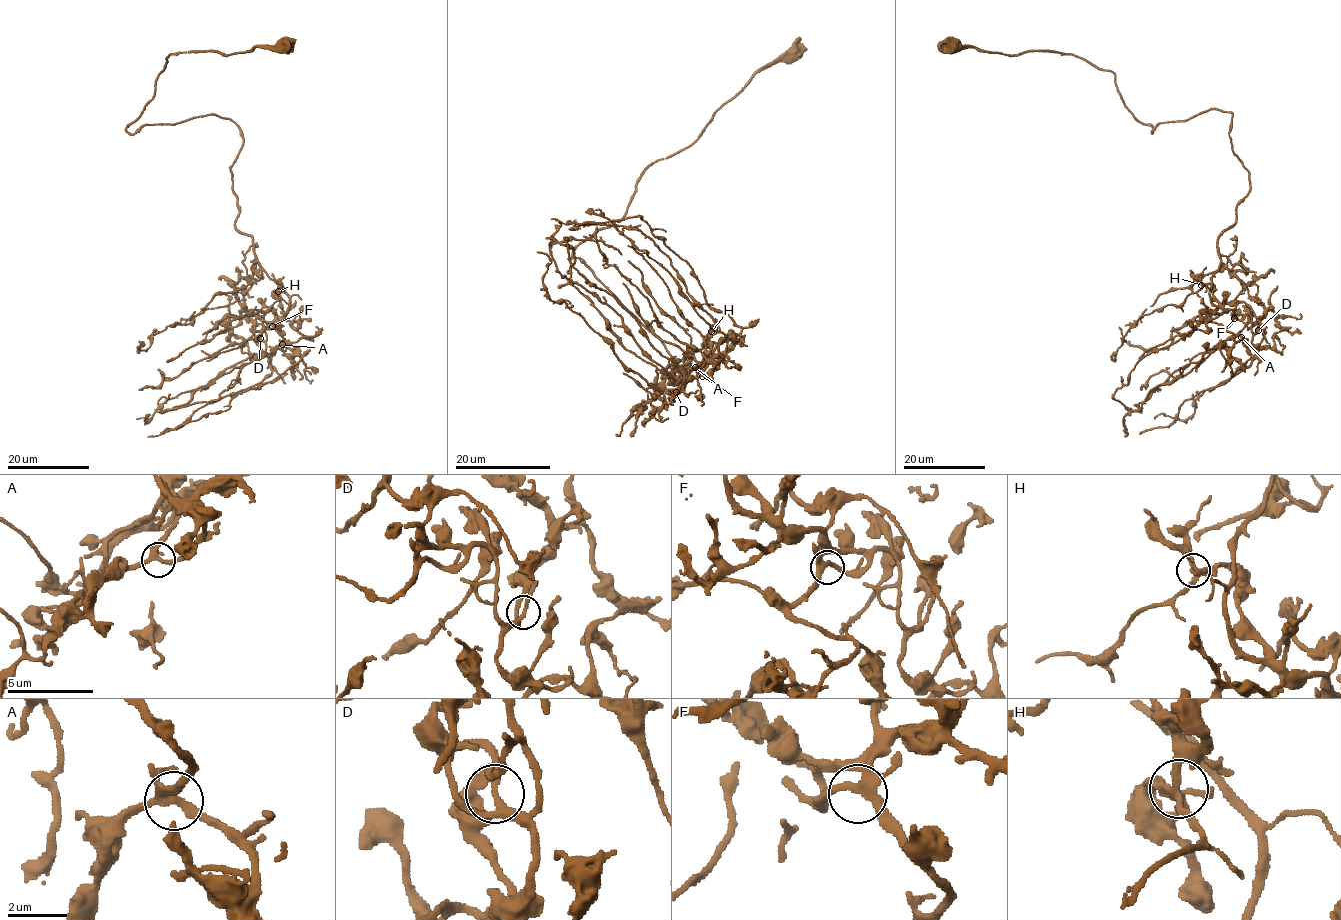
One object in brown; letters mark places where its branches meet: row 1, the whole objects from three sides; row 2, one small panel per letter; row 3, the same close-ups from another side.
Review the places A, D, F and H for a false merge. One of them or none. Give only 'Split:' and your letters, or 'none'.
Split: none

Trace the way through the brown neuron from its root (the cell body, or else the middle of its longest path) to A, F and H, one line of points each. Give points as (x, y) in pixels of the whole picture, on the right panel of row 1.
A: (953, 45), (1085, 59), (1151, 132), (1231, 112), (1249, 193), (1218, 238), (1209, 299), (1241, 337)
F: (953, 45), (1085, 59), (1115, 75), (1151, 132), (1231, 112), (1249, 193), (1218, 238), (1209, 299), (1234, 318)
H: (953, 45), (1085, 59), (1115, 75), (1151, 132), (1231, 112), (1249, 193), (1218, 238), (1217, 306), (1201, 285)

